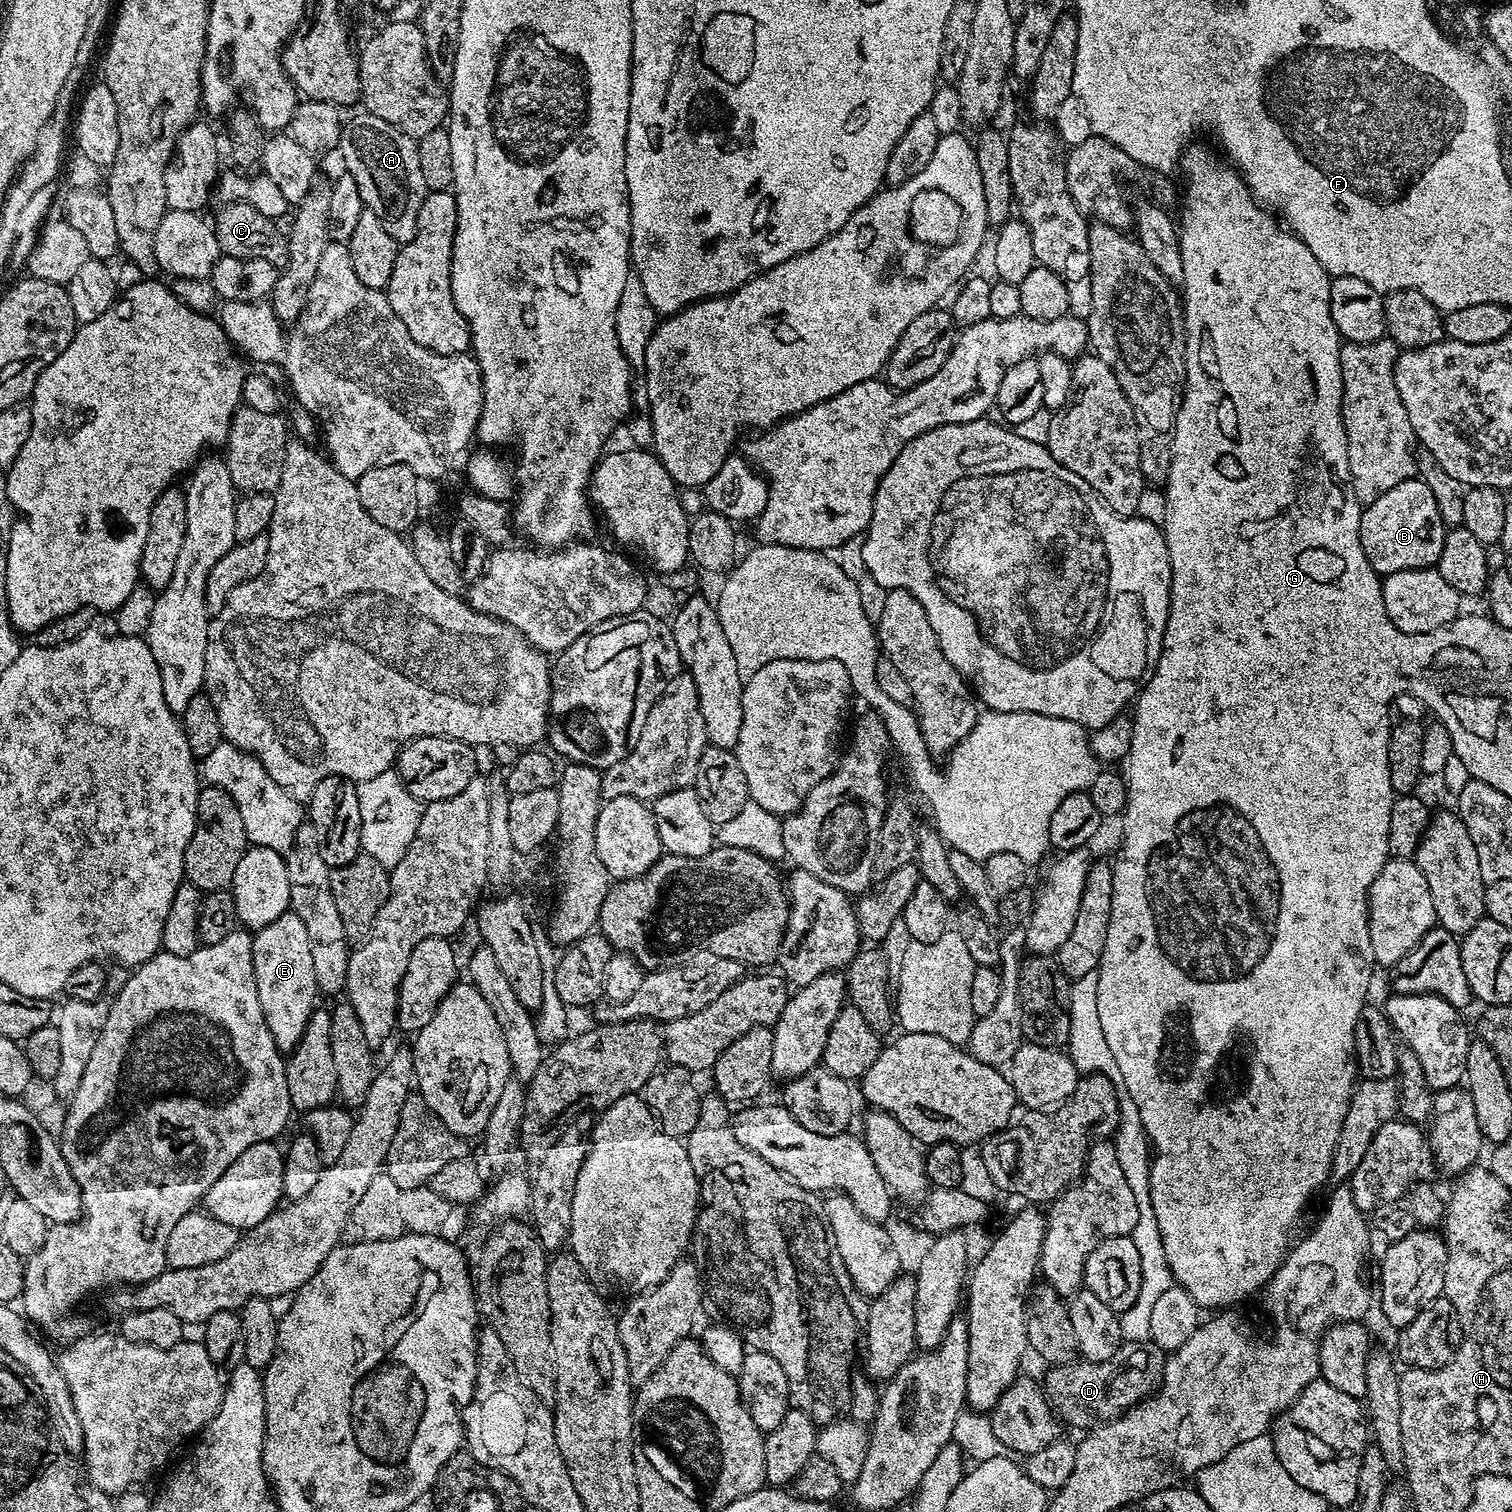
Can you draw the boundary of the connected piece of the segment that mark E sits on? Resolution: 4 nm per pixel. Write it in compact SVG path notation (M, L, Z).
M284 912L274 918L270 926L259 929L253 935L252 970L264 1025L276 1043L277 1052L291 1053L317 1007L316 996L318 997L314 957L310 954L310 937L306 935L306 926L302 926L302 918L298 918L296 912Z

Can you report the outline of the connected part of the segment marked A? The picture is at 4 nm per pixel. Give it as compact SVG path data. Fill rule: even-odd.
M361 114L343 125L339 152L344 159L343 171L358 182L358 194L362 194L364 207L378 214L378 222L386 226L386 234L390 234L397 245L410 242L416 233L418 210L426 195L422 170L418 167L416 140L390 126L390 122L382 122L382 118Z

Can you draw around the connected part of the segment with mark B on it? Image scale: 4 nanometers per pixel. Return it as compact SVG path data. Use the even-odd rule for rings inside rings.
M1413 478L1411 480L1407 480L1406 482L1398 482L1398 486L1393 486L1391 490L1386 490L1381 496L1374 498L1374 502L1370 502L1368 505L1366 505L1363 511L1361 511L1360 537L1362 538L1362 546L1366 550L1368 560L1372 564L1372 569L1374 569L1376 572L1379 572L1381 577L1389 576L1395 572L1401 572L1407 568L1431 568L1439 565L1440 555L1442 554L1442 546L1444 545L1446 525L1438 508L1438 498L1434 496L1434 490L1432 489L1431 483L1429 483L1427 479L1420 479L1421 478Z

